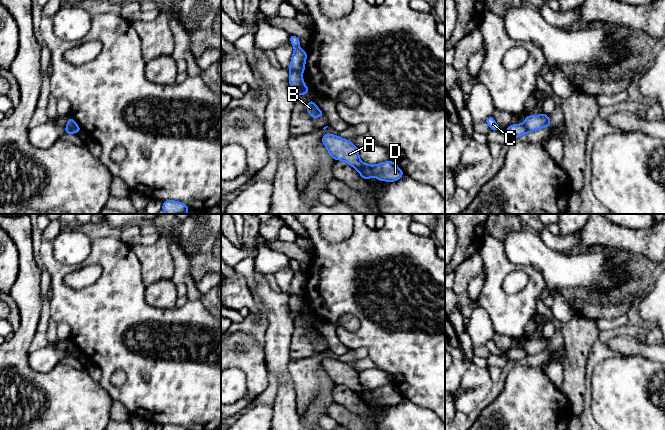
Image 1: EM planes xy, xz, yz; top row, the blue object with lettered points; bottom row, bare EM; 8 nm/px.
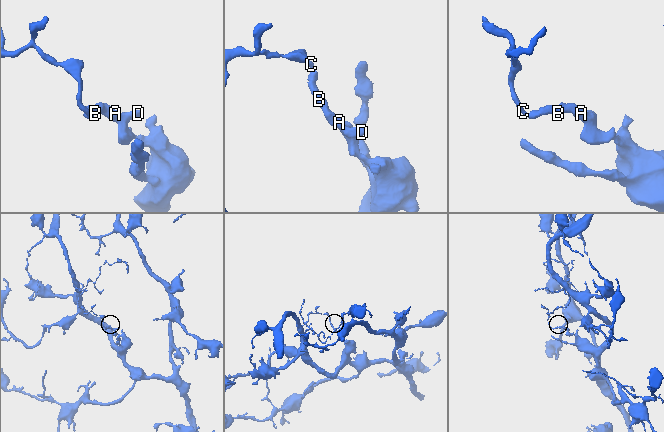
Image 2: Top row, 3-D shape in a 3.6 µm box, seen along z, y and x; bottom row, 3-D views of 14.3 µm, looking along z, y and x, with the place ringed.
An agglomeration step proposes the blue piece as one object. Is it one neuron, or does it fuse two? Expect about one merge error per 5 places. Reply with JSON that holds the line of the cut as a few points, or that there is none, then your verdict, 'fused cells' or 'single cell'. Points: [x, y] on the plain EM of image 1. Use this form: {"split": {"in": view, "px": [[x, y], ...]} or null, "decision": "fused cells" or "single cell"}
{"split": {"in": "xz", "px": [[290, 294], [296, 294], [301, 297]]}, "decision": "fused cells"}

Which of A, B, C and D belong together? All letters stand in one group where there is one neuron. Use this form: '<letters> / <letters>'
A B D / C

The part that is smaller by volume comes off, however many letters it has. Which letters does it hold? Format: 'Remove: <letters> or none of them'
Remove: C

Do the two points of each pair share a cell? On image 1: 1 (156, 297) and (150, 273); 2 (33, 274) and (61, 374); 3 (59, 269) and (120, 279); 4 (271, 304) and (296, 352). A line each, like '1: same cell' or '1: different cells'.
1: different cells
2: same cell
3: same cell
4: different cells

